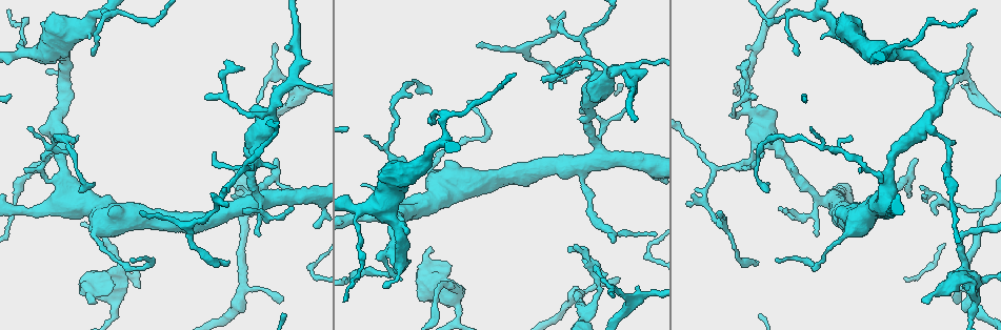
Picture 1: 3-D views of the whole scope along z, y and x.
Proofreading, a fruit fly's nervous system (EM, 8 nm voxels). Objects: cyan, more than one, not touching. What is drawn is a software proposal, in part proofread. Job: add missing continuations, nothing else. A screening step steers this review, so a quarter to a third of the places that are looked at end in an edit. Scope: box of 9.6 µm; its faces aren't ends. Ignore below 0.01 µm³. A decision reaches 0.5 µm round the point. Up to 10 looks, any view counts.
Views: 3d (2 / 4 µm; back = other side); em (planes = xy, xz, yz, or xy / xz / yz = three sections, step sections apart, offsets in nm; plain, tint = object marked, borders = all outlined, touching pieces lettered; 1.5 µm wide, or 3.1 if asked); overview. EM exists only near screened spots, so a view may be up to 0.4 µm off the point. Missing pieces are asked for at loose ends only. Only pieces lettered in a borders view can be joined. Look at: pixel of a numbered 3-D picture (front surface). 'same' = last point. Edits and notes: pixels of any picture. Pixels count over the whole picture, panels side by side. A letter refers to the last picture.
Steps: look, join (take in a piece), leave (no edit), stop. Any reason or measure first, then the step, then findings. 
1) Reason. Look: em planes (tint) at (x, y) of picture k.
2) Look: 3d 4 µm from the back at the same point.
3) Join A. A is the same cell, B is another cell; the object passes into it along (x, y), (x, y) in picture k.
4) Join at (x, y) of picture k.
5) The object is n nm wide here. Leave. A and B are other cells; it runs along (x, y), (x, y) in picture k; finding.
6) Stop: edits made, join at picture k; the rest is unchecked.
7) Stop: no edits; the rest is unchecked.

Tapers out. Look: em yz step 8 (tint) at (281, 301) of picture 1.

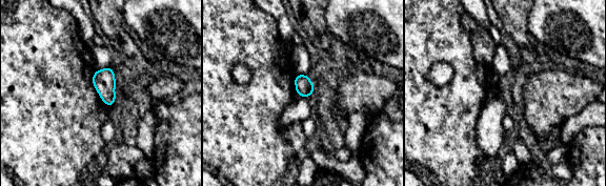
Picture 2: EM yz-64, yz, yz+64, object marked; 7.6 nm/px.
Look: em yz step 8 (borders) at the same point.

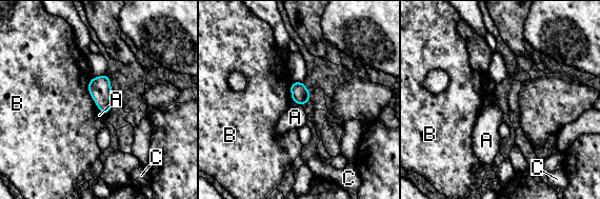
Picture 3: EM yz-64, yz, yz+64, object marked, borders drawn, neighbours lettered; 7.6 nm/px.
The object is 140 nm wide here. Leave. A, B and C are other cells; none of them fits.

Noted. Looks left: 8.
End of a long branch. Look: 3d 2 µm at (569, 246) of picture 1.

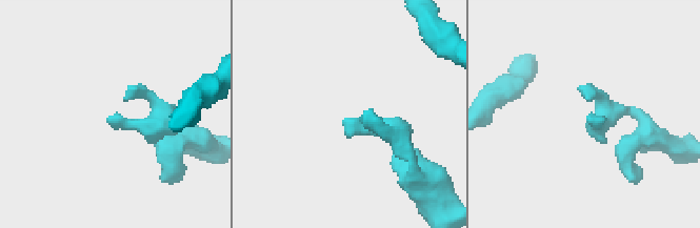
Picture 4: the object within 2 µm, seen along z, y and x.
Need the tissue. Look: em planes (plain) at (345, 119) of picture 4.

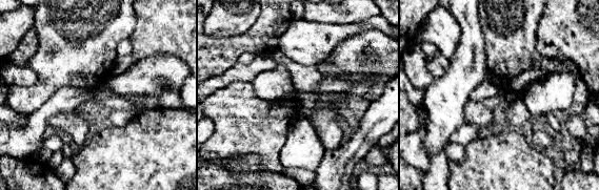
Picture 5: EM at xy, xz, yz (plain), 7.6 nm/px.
Look: em planes (borders) at the same point.

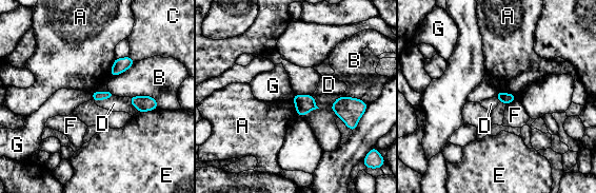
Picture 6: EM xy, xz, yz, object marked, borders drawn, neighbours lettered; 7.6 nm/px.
Leave. A, B, C, D, E, F and G are other cells; a border runs along (128, 97), (137, 113) in picture 6; no lettered piece goes on from it.

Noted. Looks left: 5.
Thin end. Look: 3d 4 µm at (784, 210) of picture 1.

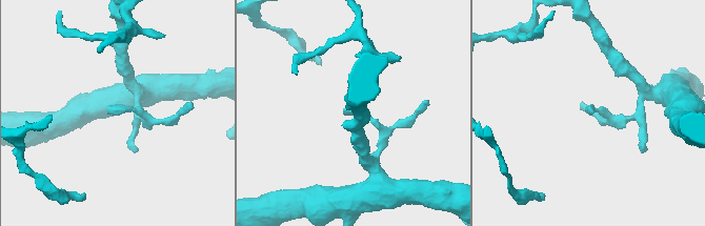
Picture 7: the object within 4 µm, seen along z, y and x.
Look: em xy step 4 (tint) at (589, 110) of picture 7.

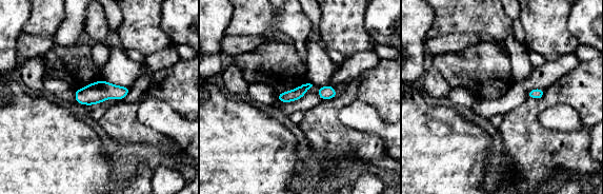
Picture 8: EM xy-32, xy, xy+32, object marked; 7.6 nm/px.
Another direction. Look: em planes (borders) at the same point.

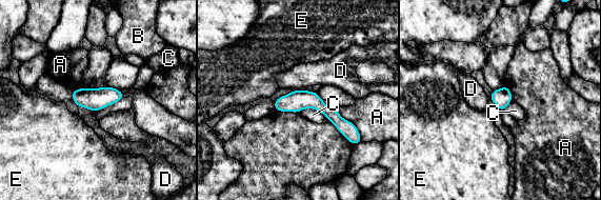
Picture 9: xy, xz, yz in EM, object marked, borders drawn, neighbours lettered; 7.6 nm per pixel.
The longest contact is with A, 280 nm. Leave. A, B, C, D and E are other cells; it runs along (277, 102), (316, 102), (352, 133) in picture 9; no lettered piece goes on from it.

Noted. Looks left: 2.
Free end. Look: 3d 2 µm at (316, 228) of picture 1.

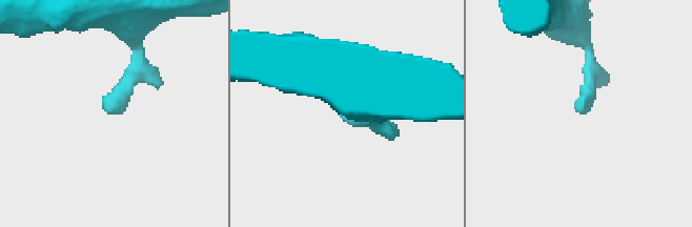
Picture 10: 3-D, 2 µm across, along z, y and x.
Look: em planes (borders) at (579, 114) of picture 10.

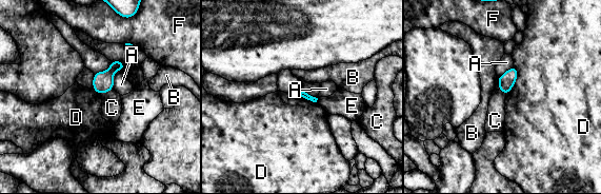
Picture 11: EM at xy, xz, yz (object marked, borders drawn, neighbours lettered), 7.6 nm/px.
Leave. A, B, C, D, E and F are other cells; a border runs along (302, 90), (317, 98) in picture 11; none of them fits.

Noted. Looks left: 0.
Stop: no edits; the rest is unchecked.

